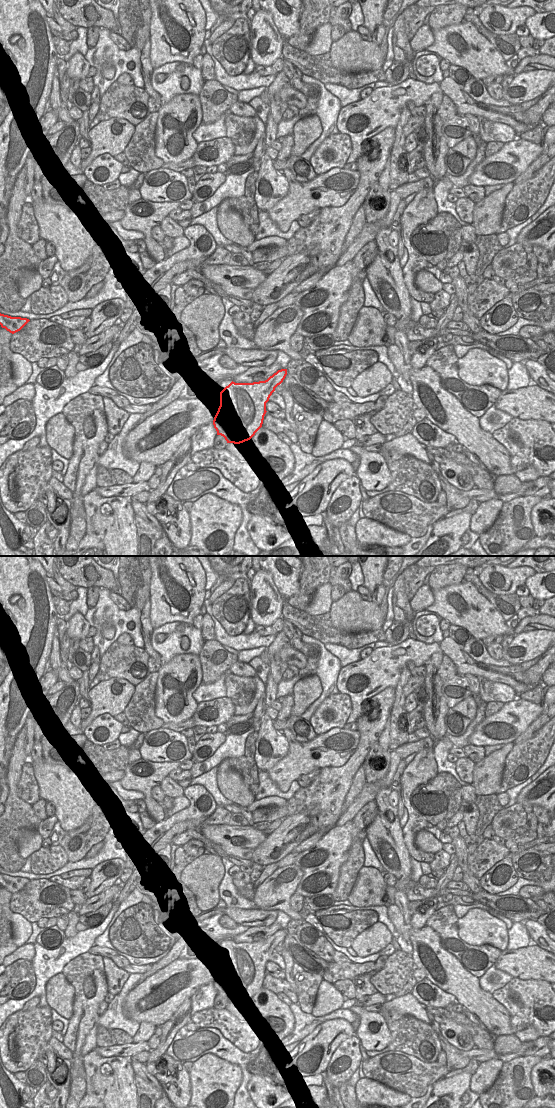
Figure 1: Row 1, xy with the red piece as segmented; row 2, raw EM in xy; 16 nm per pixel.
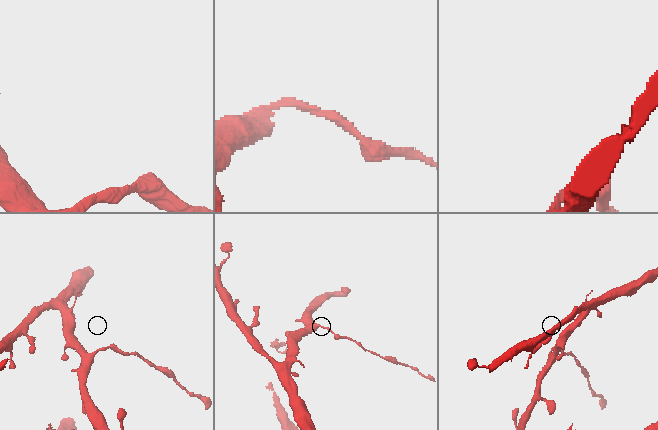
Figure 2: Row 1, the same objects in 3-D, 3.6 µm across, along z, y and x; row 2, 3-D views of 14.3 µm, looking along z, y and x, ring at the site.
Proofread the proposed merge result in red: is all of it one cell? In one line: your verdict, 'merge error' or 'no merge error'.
merge error

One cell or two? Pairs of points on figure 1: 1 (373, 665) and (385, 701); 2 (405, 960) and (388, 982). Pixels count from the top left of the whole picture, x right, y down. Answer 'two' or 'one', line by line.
1: two
2: one

